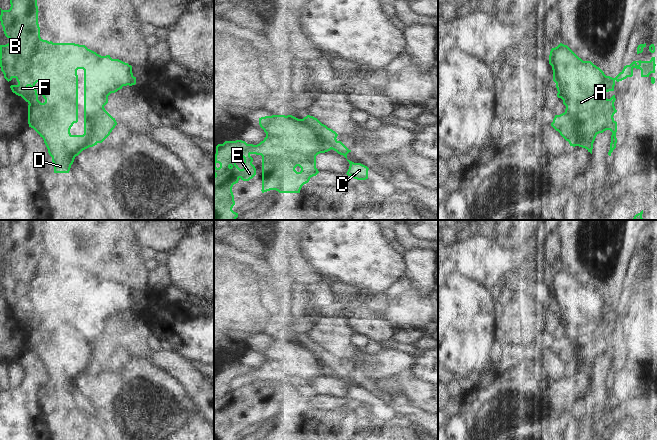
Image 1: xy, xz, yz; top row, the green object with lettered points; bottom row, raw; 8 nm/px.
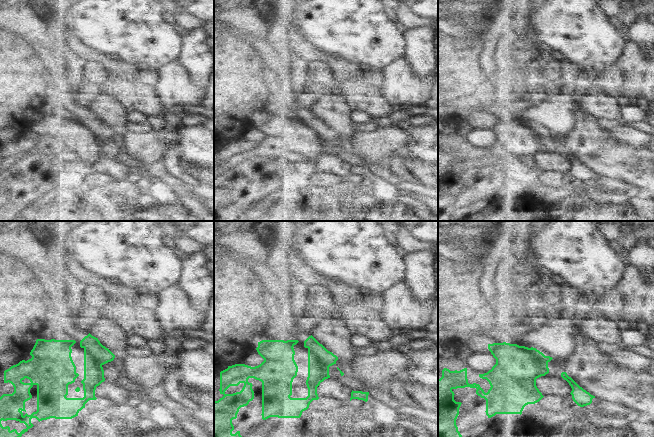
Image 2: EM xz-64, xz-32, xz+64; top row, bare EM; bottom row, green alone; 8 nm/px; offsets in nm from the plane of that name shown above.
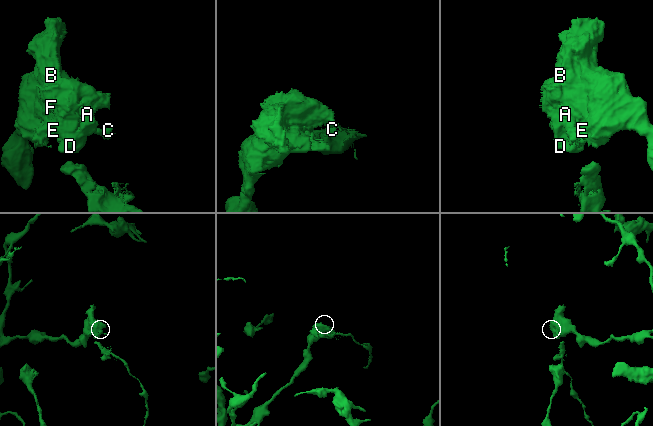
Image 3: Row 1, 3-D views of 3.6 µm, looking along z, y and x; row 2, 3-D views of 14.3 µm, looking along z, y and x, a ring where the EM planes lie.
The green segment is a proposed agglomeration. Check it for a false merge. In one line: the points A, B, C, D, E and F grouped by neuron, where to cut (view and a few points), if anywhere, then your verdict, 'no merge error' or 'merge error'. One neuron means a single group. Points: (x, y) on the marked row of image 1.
A B D E F / C | xy (107, 112), (98, 114), (92, 122), (92, 134), (97, 142) | merge error

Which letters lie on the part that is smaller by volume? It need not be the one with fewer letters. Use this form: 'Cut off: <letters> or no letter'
Cut off: C

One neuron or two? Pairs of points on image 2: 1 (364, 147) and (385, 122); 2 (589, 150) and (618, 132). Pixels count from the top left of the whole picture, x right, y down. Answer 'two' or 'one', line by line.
1: two
2: two

